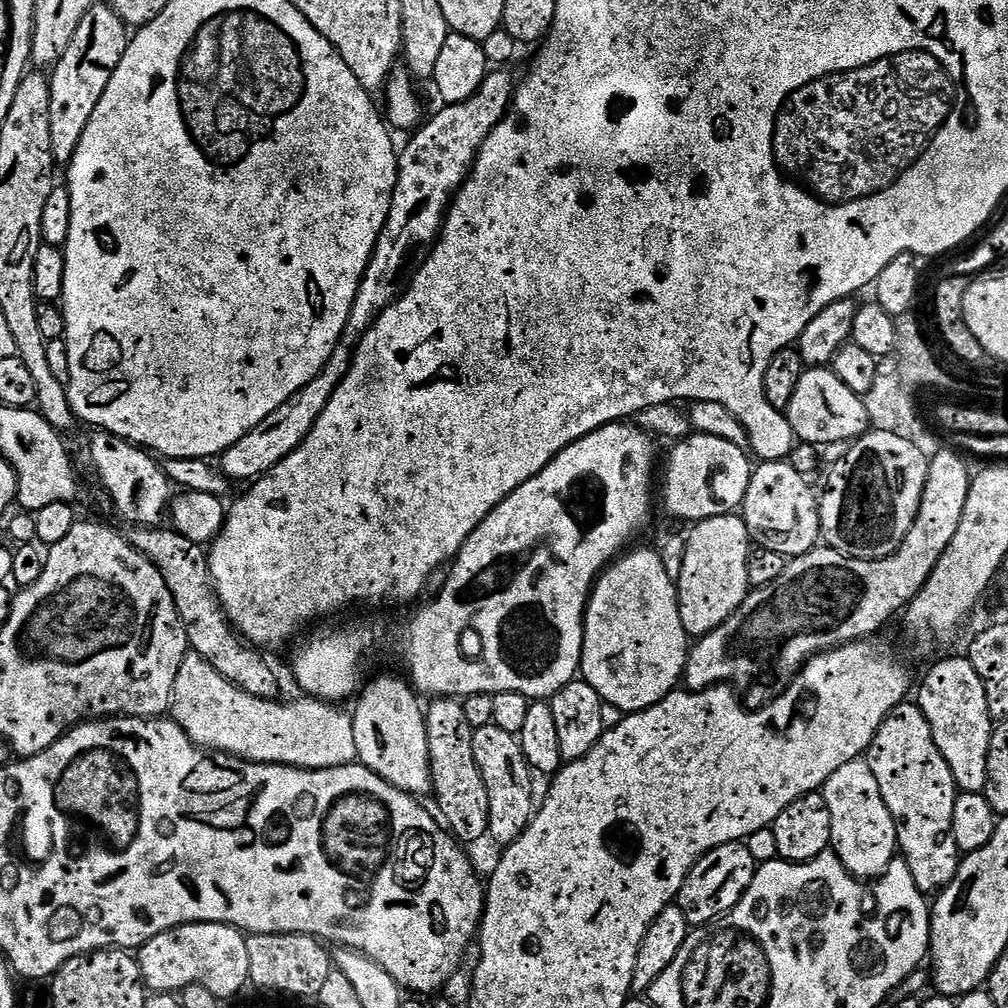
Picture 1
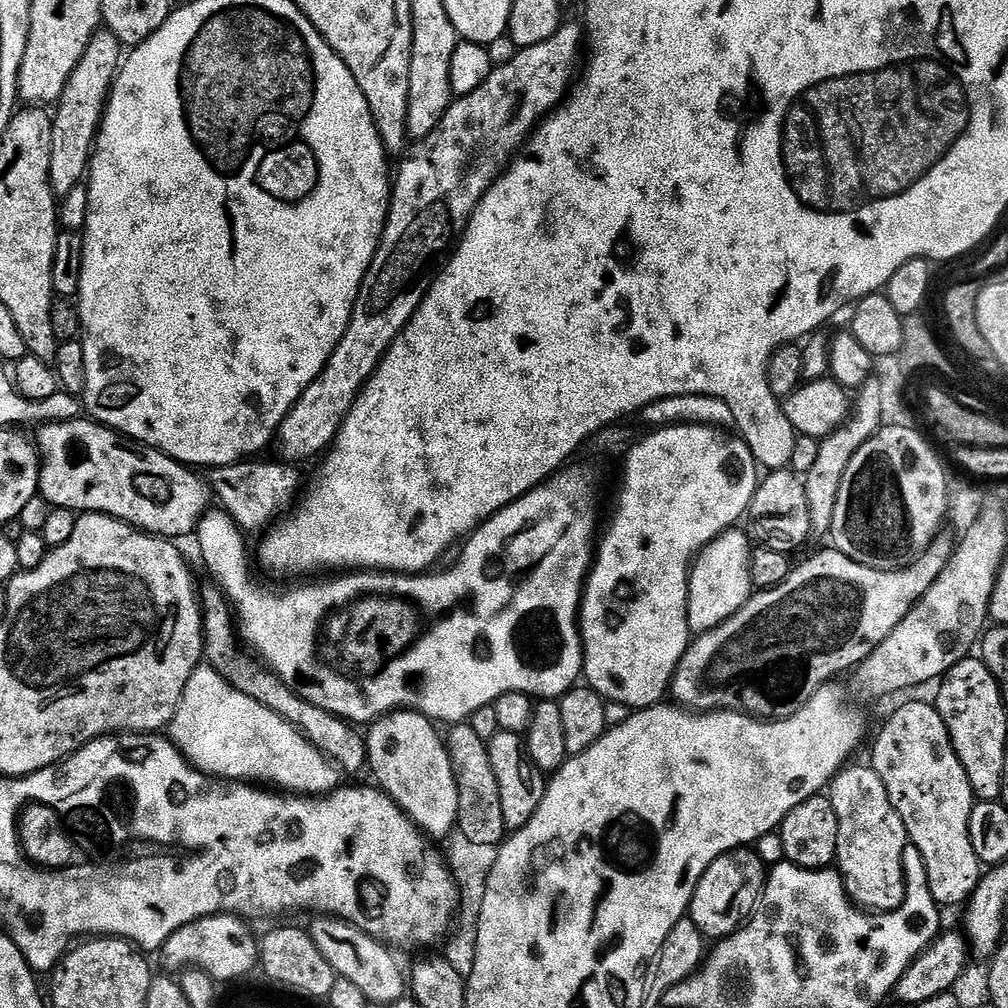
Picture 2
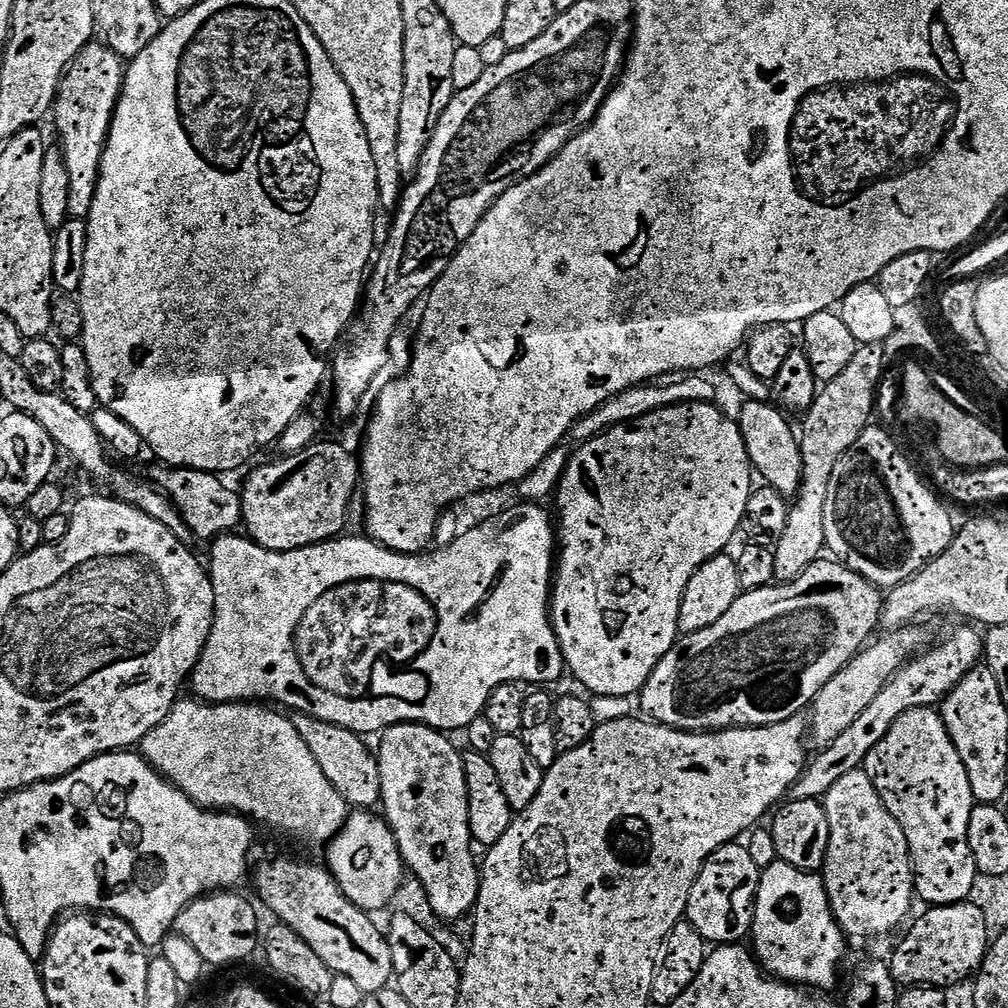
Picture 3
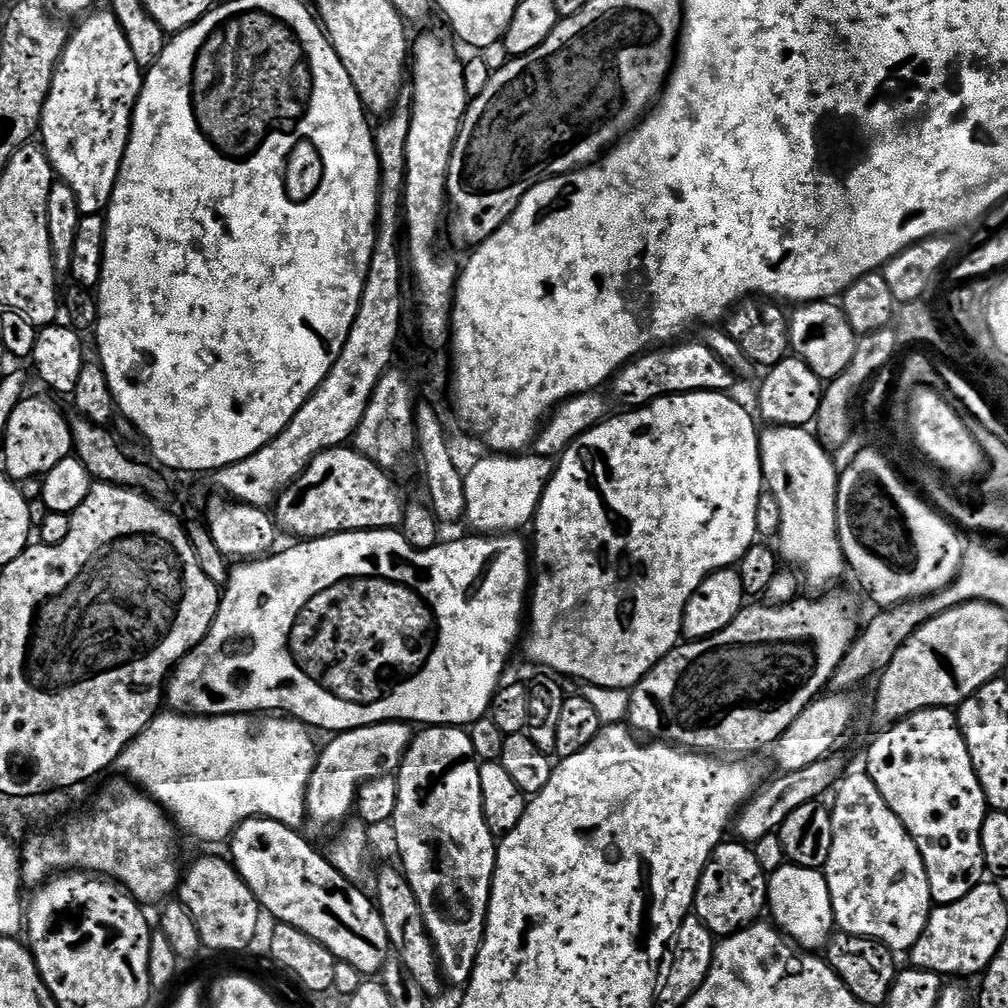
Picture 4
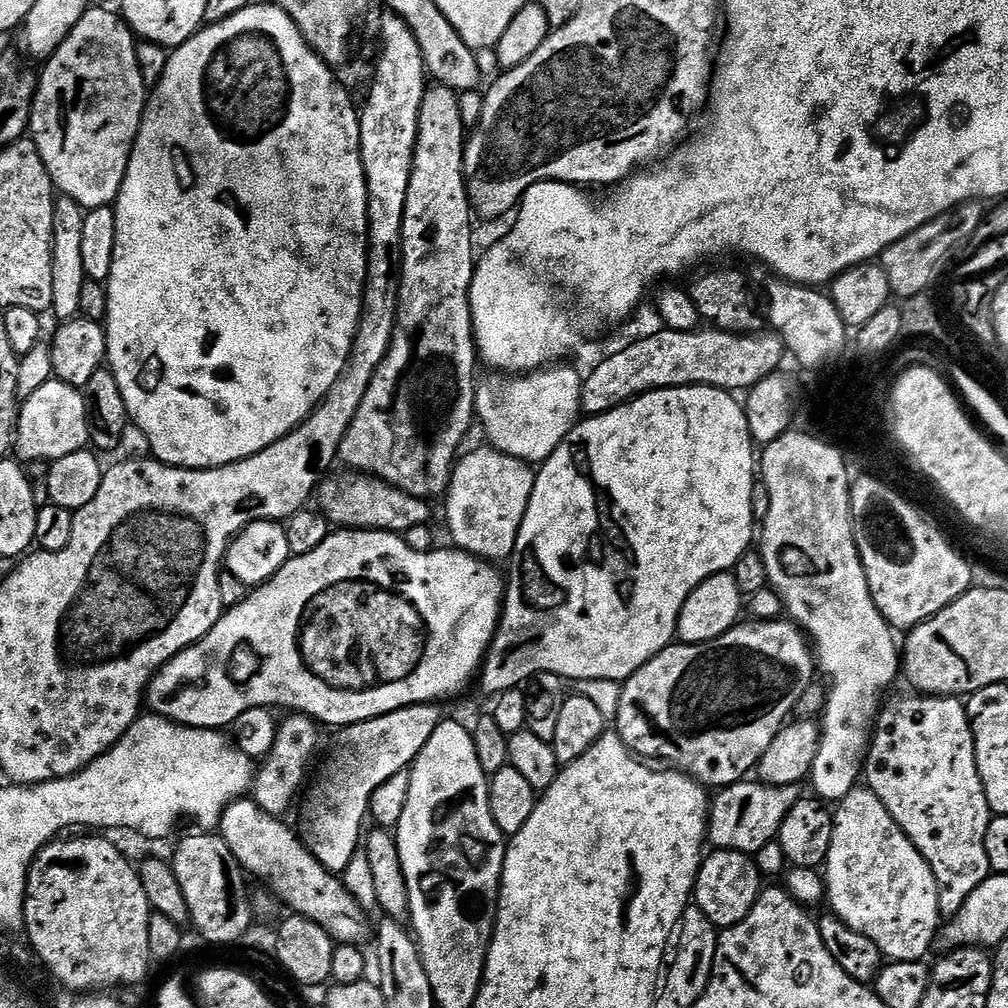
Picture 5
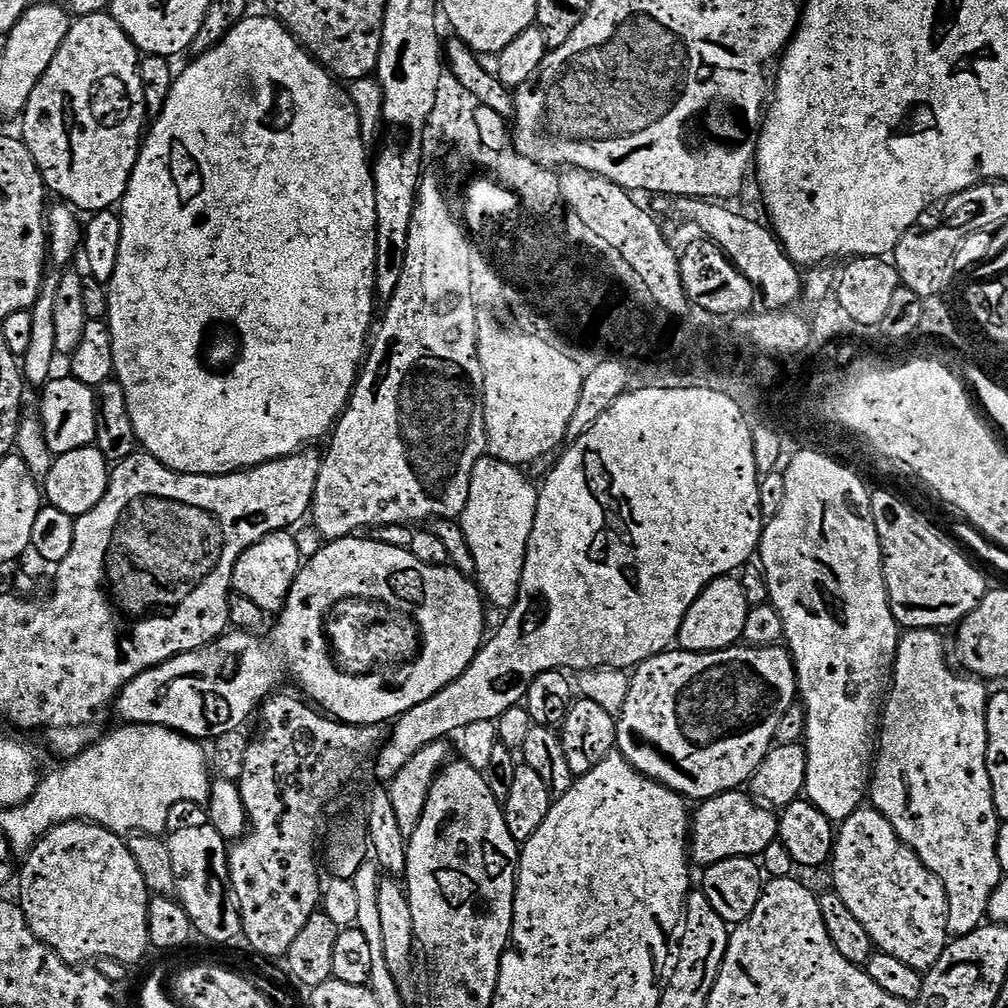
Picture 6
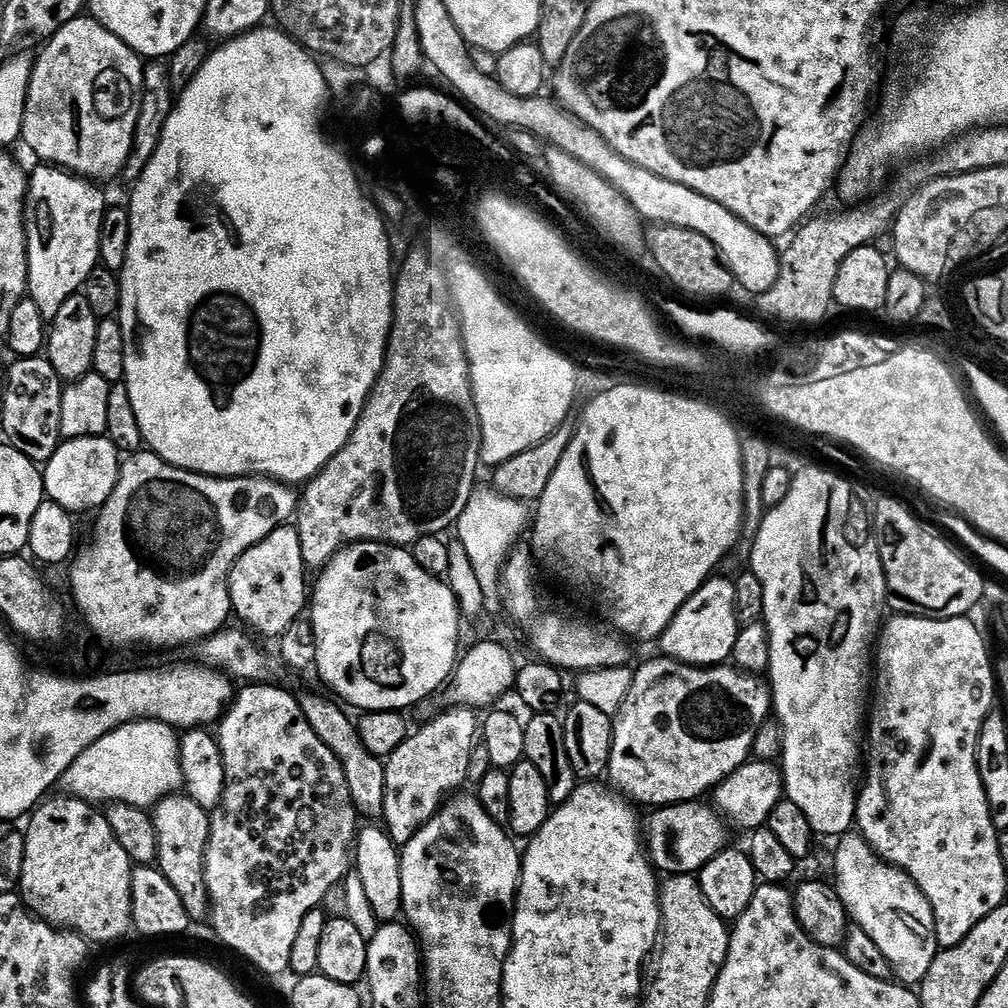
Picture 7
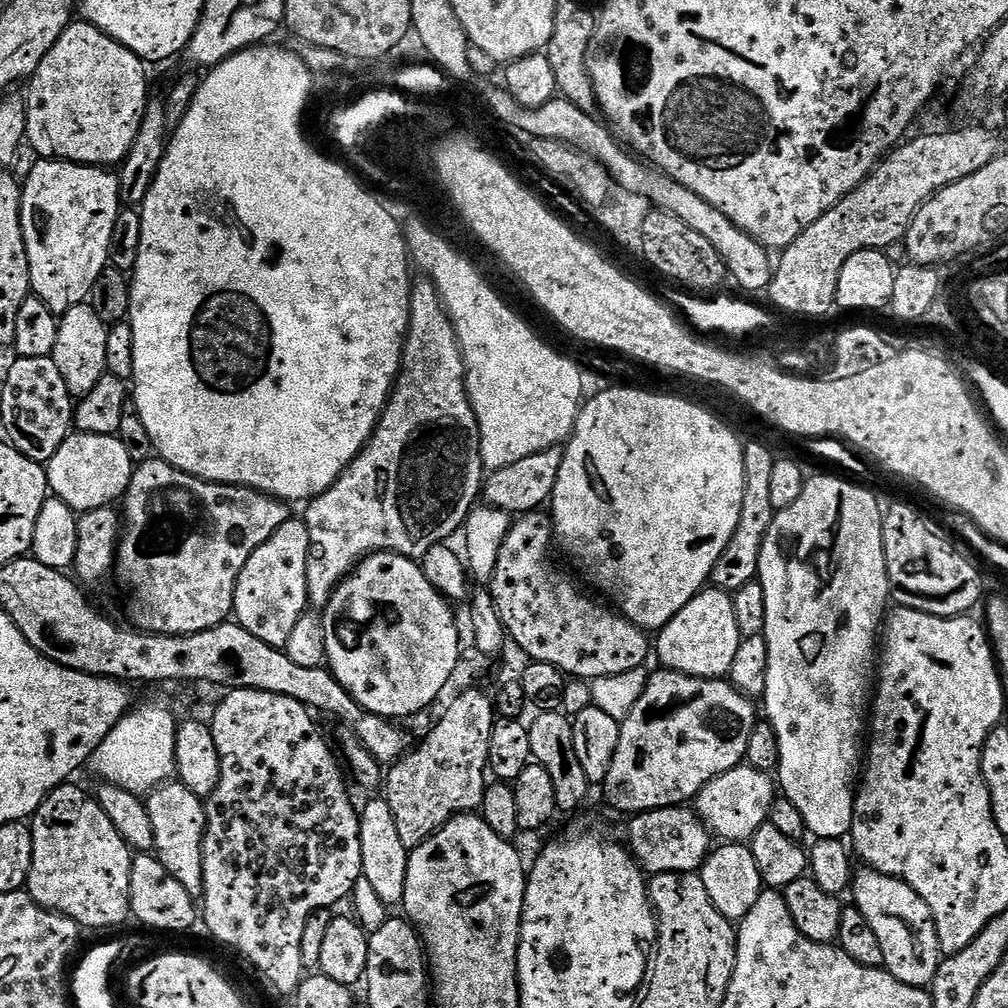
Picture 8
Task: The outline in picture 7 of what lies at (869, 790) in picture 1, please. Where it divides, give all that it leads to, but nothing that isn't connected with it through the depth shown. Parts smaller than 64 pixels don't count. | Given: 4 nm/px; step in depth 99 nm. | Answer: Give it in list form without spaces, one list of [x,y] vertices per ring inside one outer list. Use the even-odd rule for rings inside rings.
[[[860,834],[839,837],[836,848],[836,893],[842,898],[851,923],[874,938],[874,946],[892,963],[892,975],[905,986],[923,984],[938,951],[936,915],[922,890],[900,868],[880,859]]]

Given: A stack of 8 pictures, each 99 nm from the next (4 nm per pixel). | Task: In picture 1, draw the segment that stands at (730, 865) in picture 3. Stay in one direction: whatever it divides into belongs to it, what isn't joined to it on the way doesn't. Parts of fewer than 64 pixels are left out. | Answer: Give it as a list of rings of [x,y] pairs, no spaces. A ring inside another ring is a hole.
[[[747,843],[723,844],[710,850],[690,870],[678,897],[678,907],[689,925],[708,926],[728,915],[754,882],[758,865]]]

